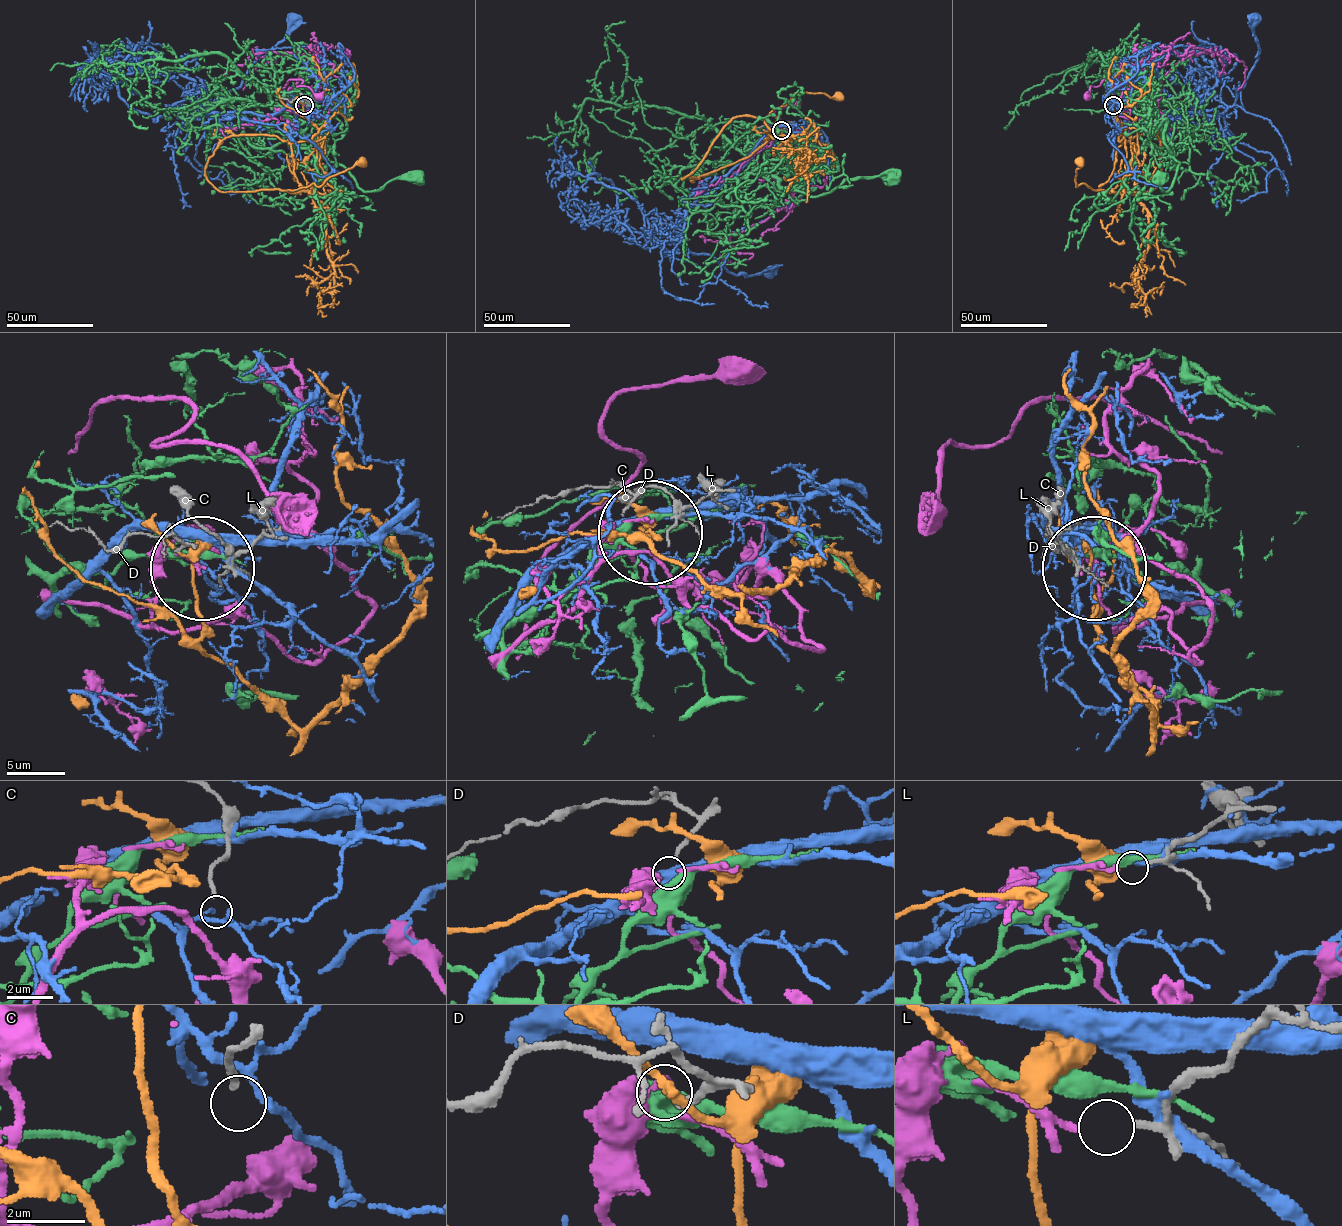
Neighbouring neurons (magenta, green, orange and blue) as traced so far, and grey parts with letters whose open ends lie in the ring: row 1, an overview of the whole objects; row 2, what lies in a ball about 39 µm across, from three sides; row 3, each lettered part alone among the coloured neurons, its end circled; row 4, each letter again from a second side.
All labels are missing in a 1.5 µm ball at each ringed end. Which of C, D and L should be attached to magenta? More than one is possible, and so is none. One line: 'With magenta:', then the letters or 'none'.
With magenta: L

